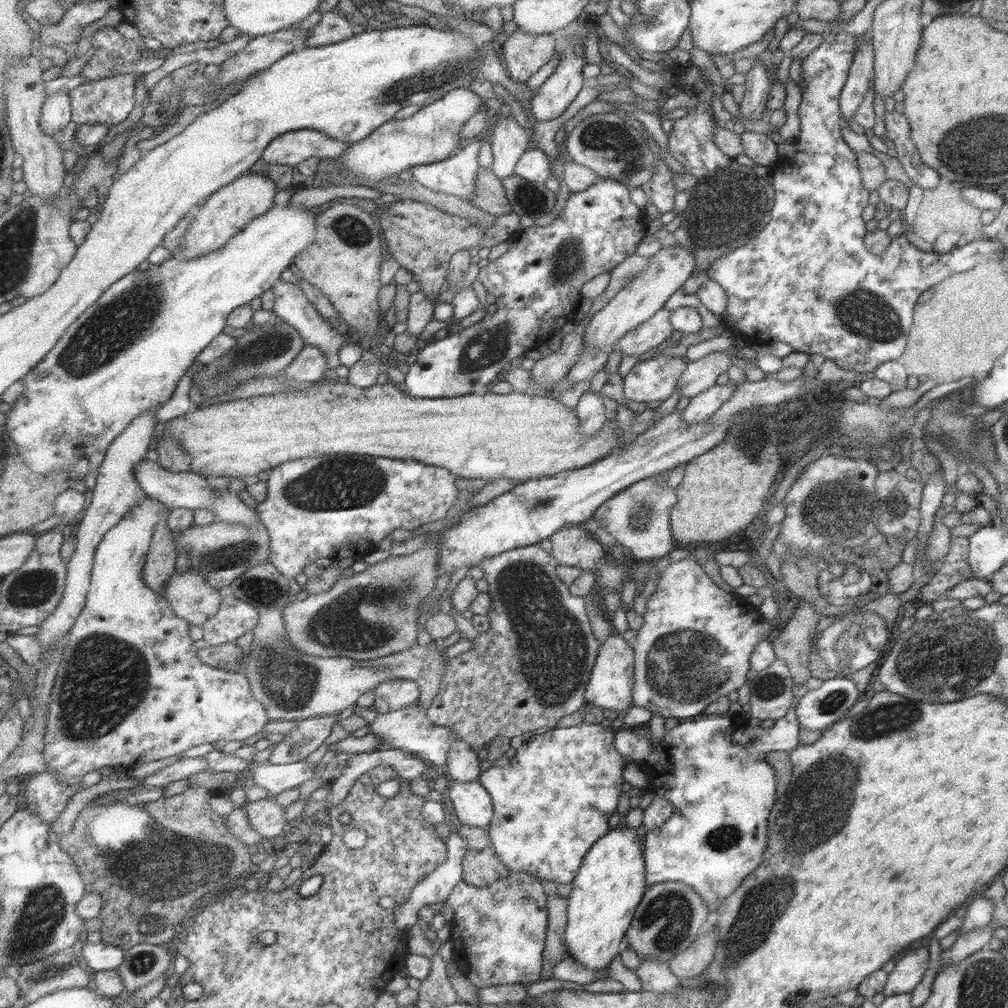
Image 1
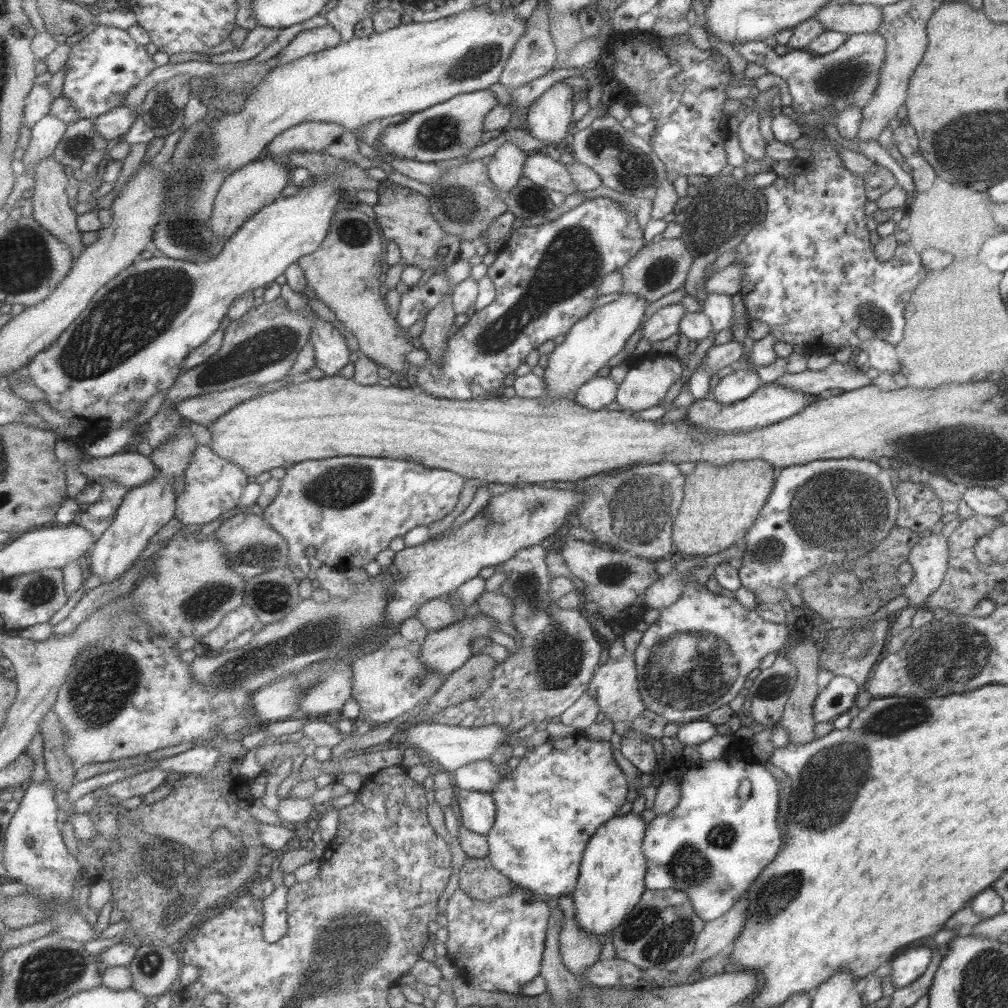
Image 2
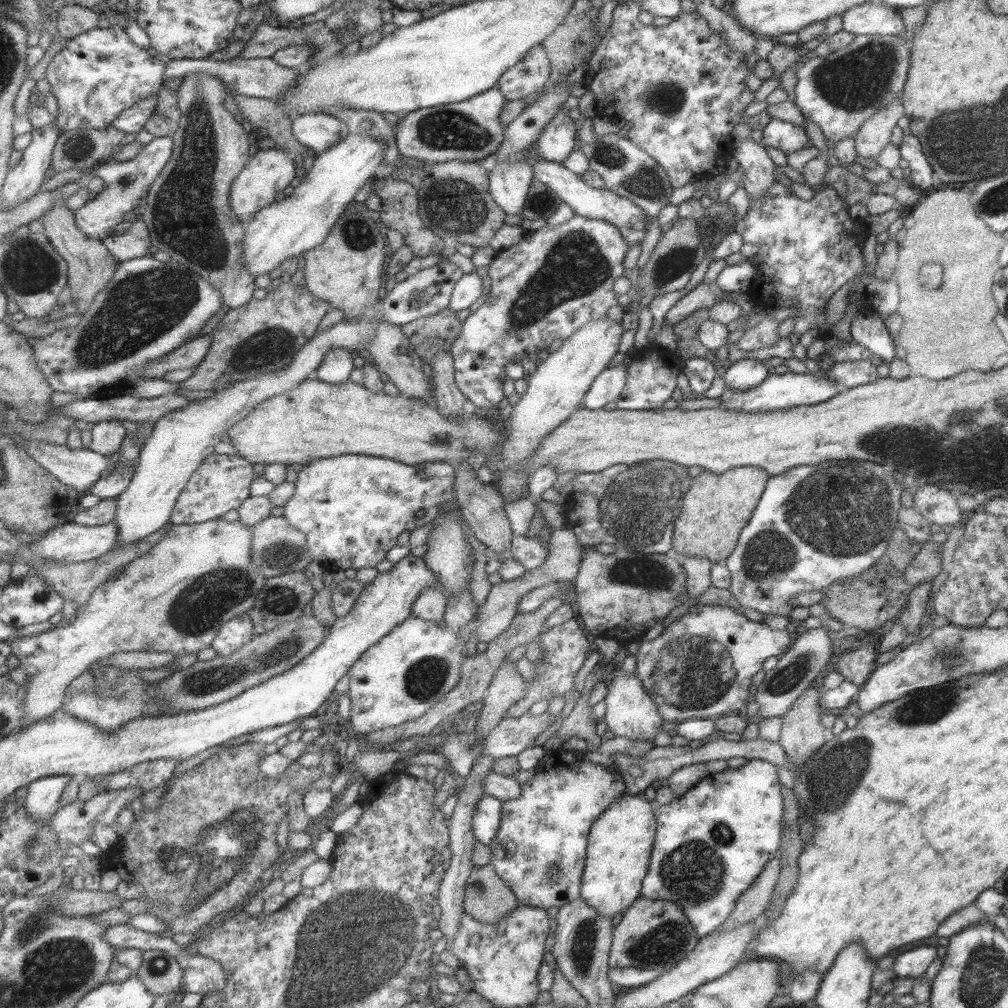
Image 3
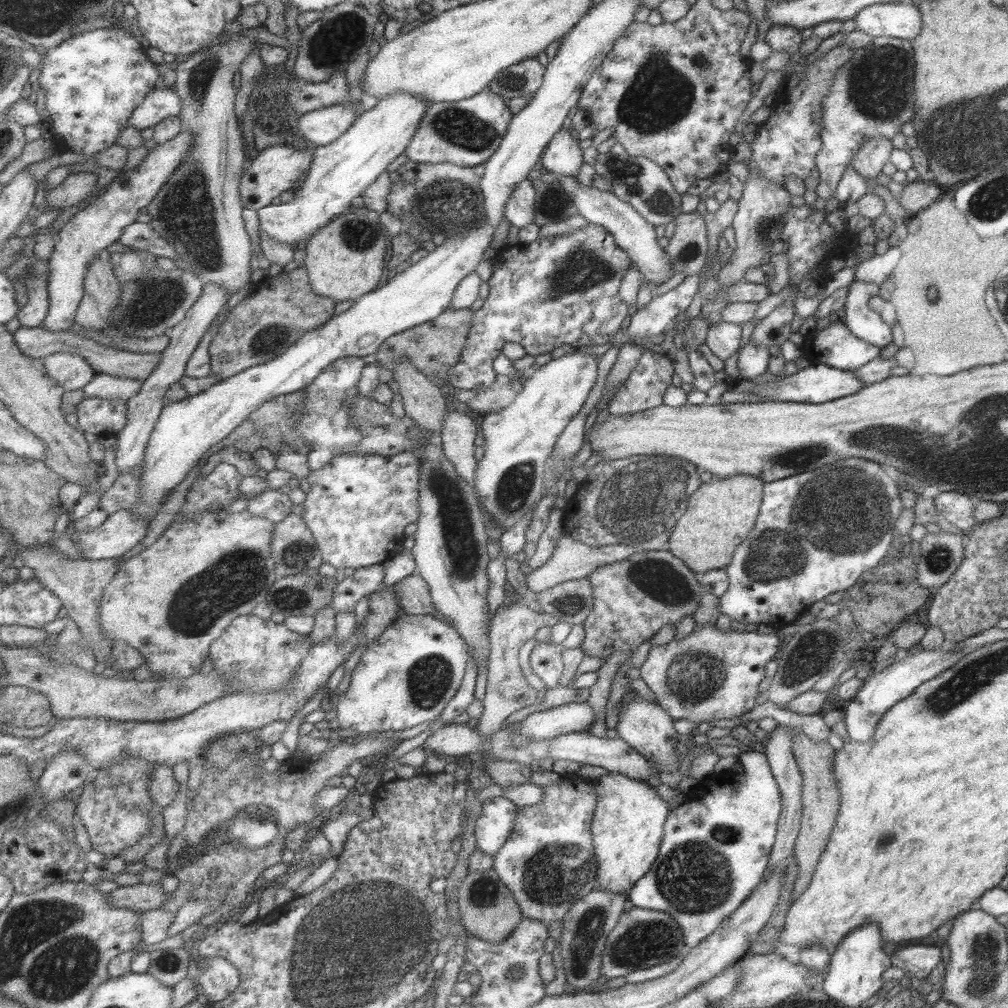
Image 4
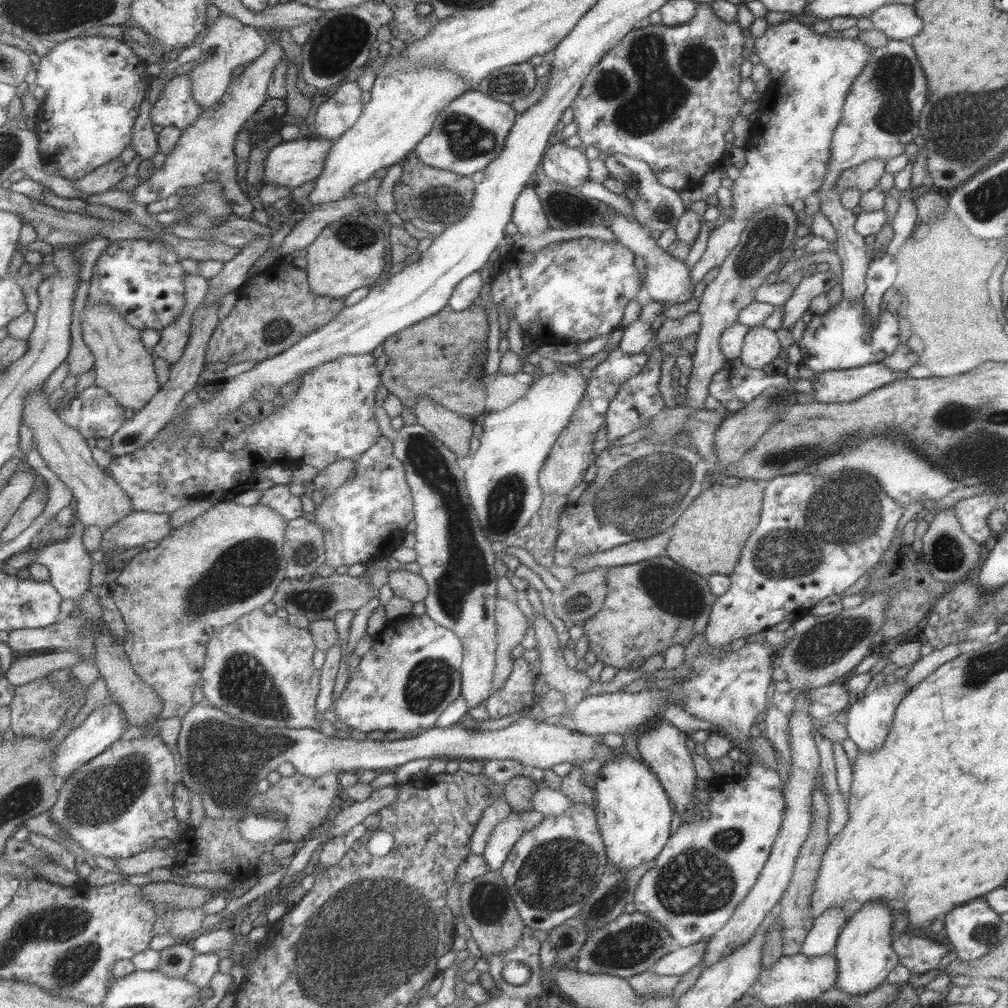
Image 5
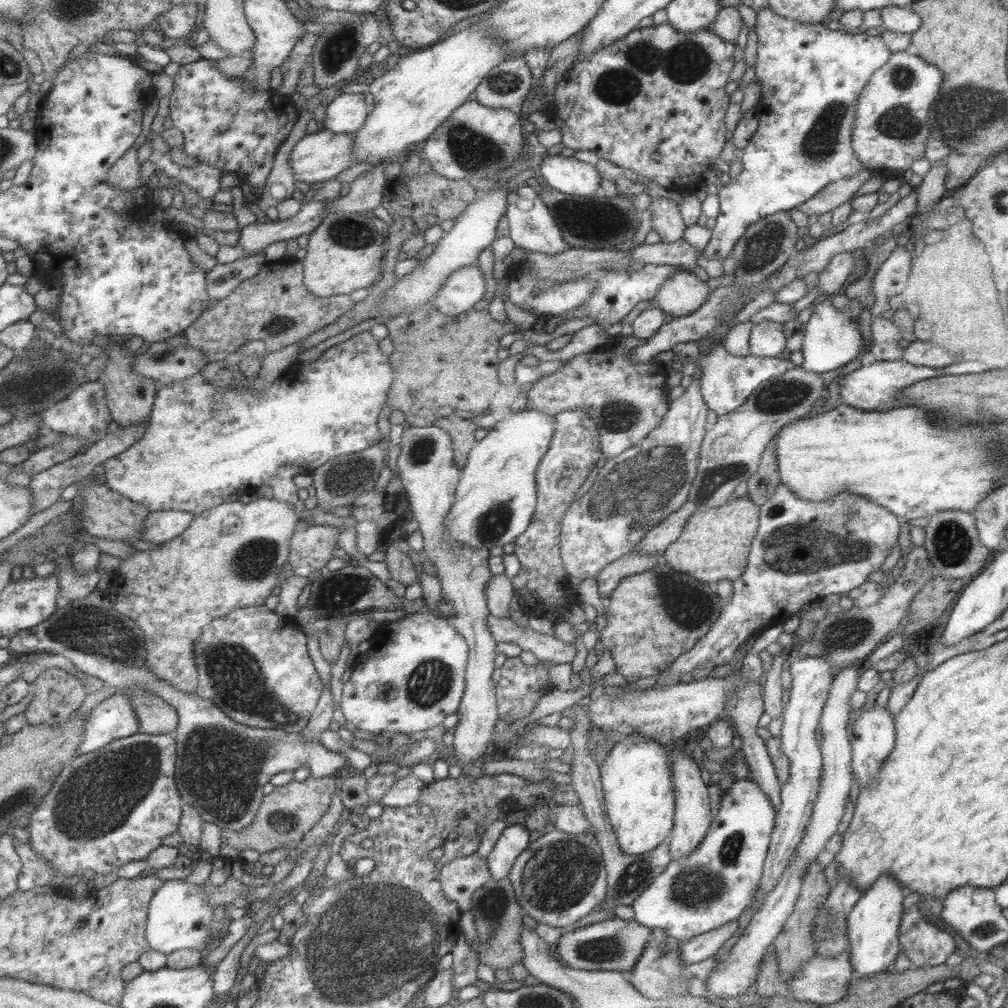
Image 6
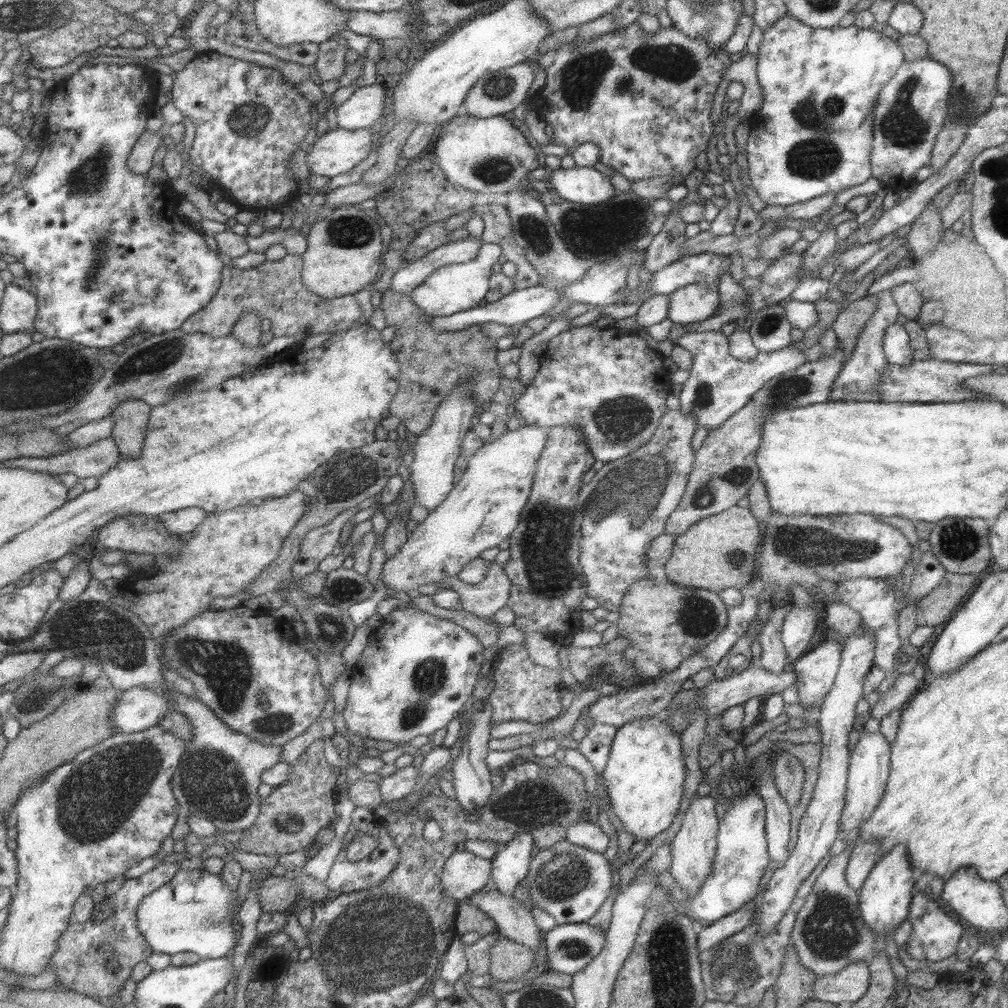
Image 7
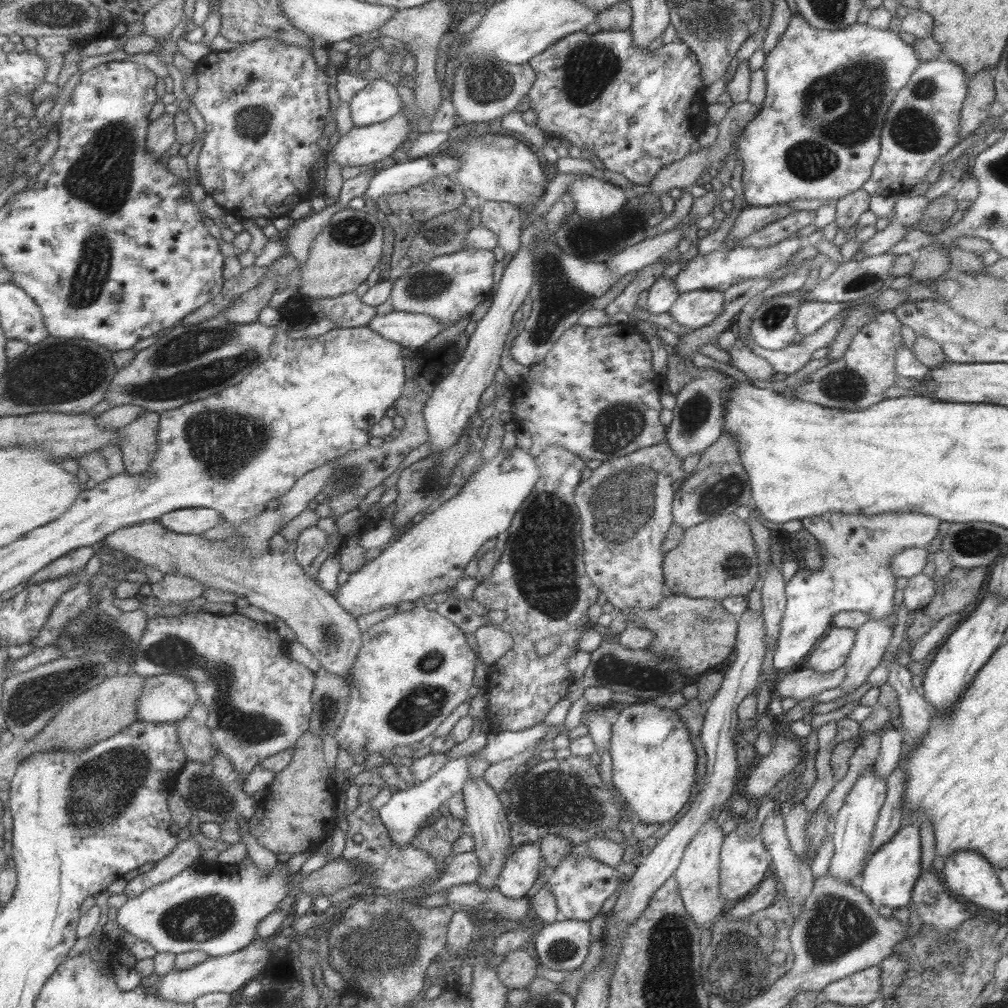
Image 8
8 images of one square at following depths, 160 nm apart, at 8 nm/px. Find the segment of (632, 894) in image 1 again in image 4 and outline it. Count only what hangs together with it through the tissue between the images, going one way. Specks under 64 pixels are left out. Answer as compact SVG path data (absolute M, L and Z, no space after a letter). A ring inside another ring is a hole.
M608 771L594 781L596 796L592 814L594 860L597 865L596 888L605 892L627 894L651 866L658 853L664 822L669 809L647 781Z

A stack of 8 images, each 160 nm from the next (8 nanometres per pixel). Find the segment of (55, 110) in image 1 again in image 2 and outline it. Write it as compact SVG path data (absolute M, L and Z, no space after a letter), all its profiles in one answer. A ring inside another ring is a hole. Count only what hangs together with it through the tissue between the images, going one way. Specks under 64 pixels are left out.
M53 114L45 116L35 125L31 144L21 160L26 166L26 171L32 172L41 161L53 156L67 130L68 125Z

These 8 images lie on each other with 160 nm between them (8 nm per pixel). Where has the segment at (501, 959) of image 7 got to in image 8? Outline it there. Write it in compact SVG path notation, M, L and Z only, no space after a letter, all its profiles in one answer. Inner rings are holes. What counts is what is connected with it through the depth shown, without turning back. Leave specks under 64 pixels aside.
M523 948L505 954L504 959L495 967L499 980L508 988L526 989L535 978L535 971L539 963L533 954Z

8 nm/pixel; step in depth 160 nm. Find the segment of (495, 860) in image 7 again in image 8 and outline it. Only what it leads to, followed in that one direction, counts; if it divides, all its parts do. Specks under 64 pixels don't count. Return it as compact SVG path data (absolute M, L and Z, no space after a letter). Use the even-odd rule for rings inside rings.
M537 842L517 846L517 849L507 857L500 875L495 878L498 892L513 900L525 897L535 882L541 857Z

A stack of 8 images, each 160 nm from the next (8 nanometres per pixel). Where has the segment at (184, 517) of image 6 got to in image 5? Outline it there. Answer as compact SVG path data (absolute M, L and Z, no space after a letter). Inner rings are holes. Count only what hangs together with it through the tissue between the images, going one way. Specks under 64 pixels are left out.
M136 510L104 531L102 548L117 548L117 546L133 548L133 546L143 546L147 542L158 544L174 529L171 513Z

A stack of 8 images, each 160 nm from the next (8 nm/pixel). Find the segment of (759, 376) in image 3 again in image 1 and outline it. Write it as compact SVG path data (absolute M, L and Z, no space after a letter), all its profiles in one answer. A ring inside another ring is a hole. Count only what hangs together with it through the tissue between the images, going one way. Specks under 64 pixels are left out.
M729 382L723 385L715 384L696 394L682 411L684 425L705 421L727 401L737 387L735 383Z

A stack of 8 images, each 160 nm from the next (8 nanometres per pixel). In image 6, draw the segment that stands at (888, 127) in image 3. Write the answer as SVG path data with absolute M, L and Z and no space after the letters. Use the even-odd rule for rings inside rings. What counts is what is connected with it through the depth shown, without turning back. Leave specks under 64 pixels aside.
M863 168L863 171L851 178L829 183L812 198L805 200L803 204L799 204L796 209L811 219L818 217L820 214L825 214L825 212L832 212L853 197L858 188L870 178L871 173L871 171Z

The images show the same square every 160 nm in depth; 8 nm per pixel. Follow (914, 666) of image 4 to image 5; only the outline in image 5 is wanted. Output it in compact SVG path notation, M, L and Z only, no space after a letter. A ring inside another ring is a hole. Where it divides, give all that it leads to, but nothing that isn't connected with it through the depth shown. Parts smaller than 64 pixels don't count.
M905 677L900 679L895 678L894 684L884 684L882 682L868 695L854 697L853 702L845 710L848 719L844 726L847 729L848 739L855 743L861 753L873 753L873 751L877 751L883 747L896 706L909 690L909 686L906 685Z

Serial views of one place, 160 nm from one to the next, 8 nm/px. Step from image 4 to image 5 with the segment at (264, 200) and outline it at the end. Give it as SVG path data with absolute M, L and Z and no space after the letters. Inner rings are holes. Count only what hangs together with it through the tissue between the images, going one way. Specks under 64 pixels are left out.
M306 136L297 138L292 142L282 142L275 146L264 161L264 179L262 184L277 184L287 188L297 188L307 182L315 182L325 171L325 162L331 153L331 147L336 140L319 138L317 136Z

